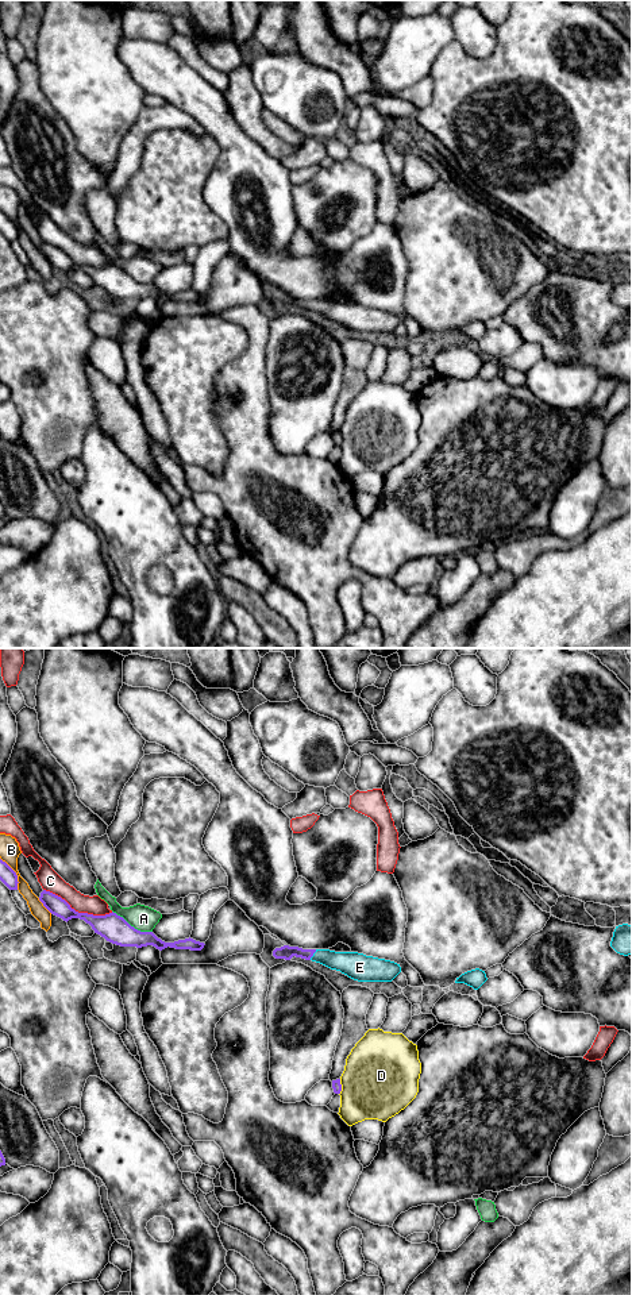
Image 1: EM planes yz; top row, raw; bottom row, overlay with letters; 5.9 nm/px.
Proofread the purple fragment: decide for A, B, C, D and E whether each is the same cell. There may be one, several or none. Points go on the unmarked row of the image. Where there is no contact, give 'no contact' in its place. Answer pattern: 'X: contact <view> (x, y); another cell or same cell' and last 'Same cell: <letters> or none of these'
A: contact yz (133, 278); another cell
B: contact yz (15, 226); another cell
C: contact yz (77, 263); another cell
D: contact yz (340, 439); another cell
E: contact yz (312, 307); same cell
Same cell: E

